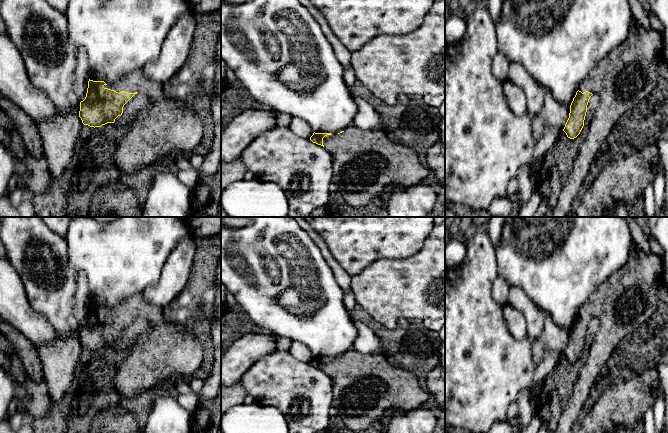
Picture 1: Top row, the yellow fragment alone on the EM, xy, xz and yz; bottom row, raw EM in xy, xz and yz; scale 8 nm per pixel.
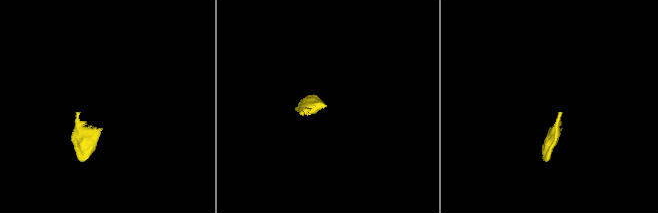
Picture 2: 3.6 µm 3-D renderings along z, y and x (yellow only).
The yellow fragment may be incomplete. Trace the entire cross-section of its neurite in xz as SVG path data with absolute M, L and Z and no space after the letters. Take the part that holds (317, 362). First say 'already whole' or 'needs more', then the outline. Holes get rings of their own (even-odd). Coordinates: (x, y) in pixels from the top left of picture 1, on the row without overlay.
needs more; M352 349L338 358L314 356L310 364L332 378L332 405L353 431L363 431L374 422L384 421L387 412L392 415L417 409L430 397L414 373L392 365L385 355L365 355Z

